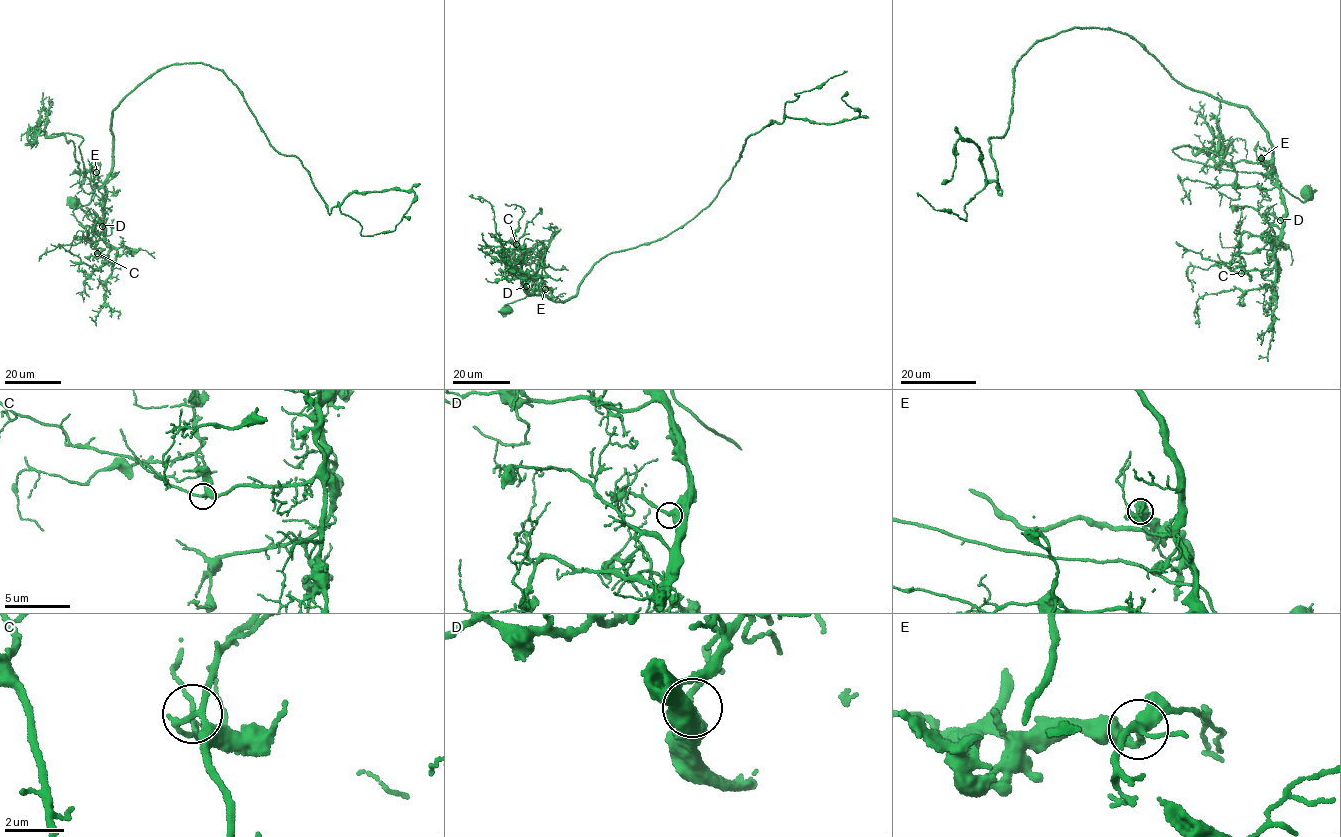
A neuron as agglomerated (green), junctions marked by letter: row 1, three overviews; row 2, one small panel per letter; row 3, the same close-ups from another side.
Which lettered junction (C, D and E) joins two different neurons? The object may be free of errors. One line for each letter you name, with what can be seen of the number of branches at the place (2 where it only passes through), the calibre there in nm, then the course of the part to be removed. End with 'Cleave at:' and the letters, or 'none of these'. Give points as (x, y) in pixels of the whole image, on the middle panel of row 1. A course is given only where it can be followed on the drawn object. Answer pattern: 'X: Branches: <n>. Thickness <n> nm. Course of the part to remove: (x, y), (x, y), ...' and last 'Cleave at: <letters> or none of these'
E: Branches: 2. Thickness 170 nm. Course of the part to remove: (544, 289), (531, 289), (545, 251), (541, 242), (560, 229), (551, 235), (533, 294), (505, 305), (502, 313)
Cleave at: E

